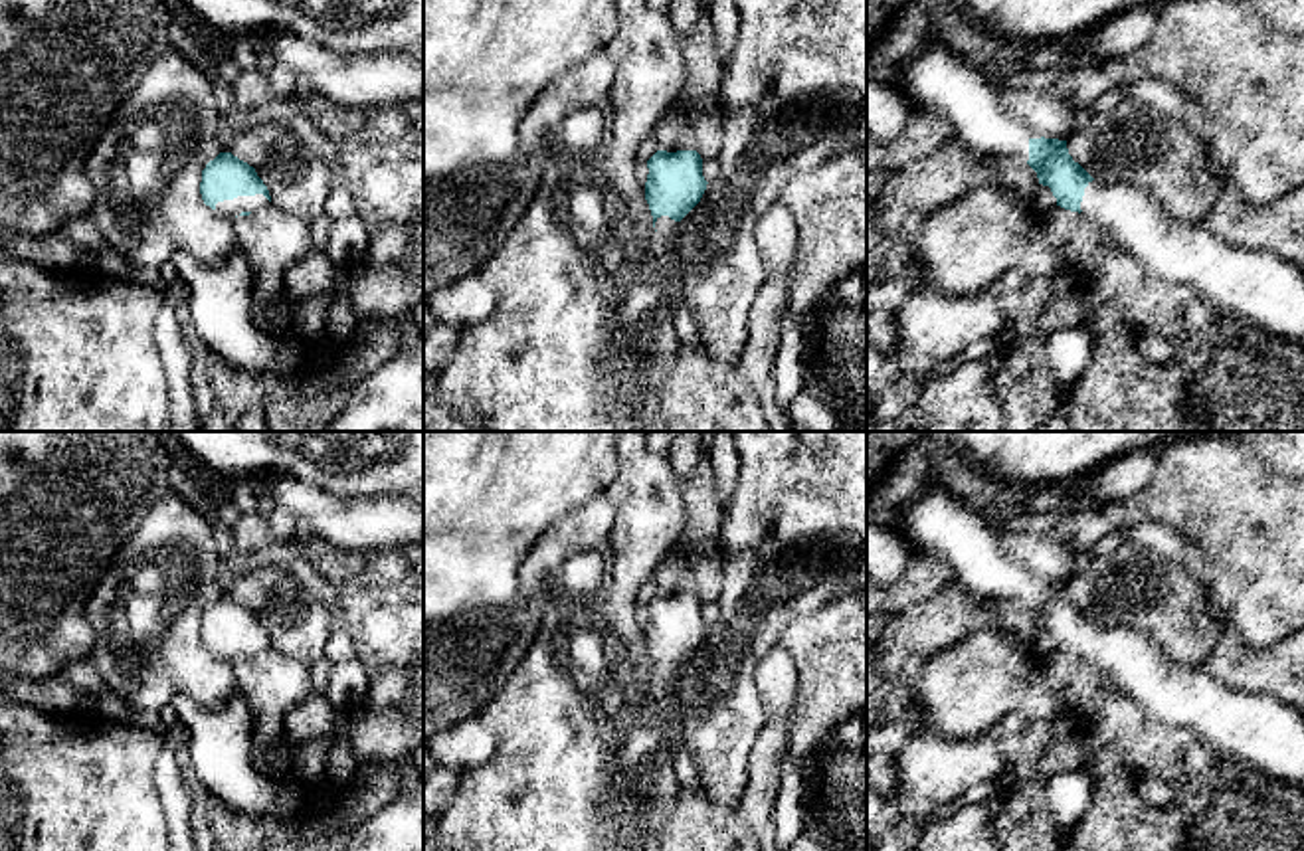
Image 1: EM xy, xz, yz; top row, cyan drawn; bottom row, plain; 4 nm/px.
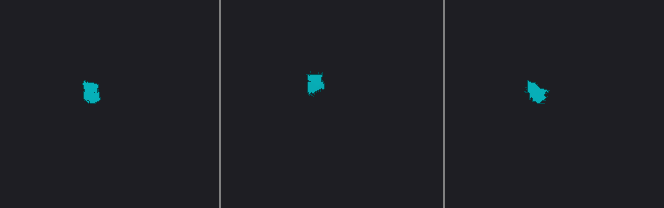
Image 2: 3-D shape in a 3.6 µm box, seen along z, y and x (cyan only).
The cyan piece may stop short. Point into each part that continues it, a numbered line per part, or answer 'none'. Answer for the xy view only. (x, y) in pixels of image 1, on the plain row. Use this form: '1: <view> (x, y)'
1: xy (230, 652)

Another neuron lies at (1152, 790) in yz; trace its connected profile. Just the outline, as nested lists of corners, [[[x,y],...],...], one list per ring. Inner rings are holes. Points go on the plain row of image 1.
[[[1146,772],[1136,784],[1136,794],[1142,804],[1164,807],[1175,798],[1175,788],[1160,776]]]

